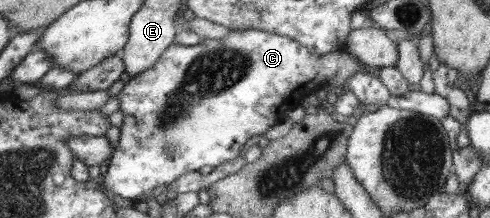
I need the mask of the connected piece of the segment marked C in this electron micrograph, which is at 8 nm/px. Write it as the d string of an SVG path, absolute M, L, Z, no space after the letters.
M238 29L230 30L228 35L224 35L222 38L208 38L202 39L199 44L193 46L172 44L168 48L168 53L164 53L164 61L160 61L160 65L153 65L152 68L147 69L133 78L127 78L123 89L115 97L120 102L118 111L124 115L122 125L120 125L120 139L118 146L112 153L112 156L104 166L104 170L98 181L98 184L104 186L105 192L110 195L120 195L124 199L135 200L140 195L148 194L154 187L158 185L170 184L173 181L179 179L180 176L188 174L188 172L198 172L202 167L210 166L217 168L220 165L227 164L228 161L236 160L244 143L254 137L254 135L260 135L264 131L268 131L270 127L274 127L286 109L292 109L294 105L301 105L304 97L310 95L310 93L317 92L319 89L325 87L328 83L332 85L333 92L340 91L345 88L347 79L355 73L375 73L379 75L378 70L371 68L370 66L364 66L358 62L351 54L346 51L340 53L327 53L317 54L308 46L301 44L294 38L284 37L284 35L276 35L276 33L266 33L266 31L260 31L260 29L246 29L246 31L238 31Z

